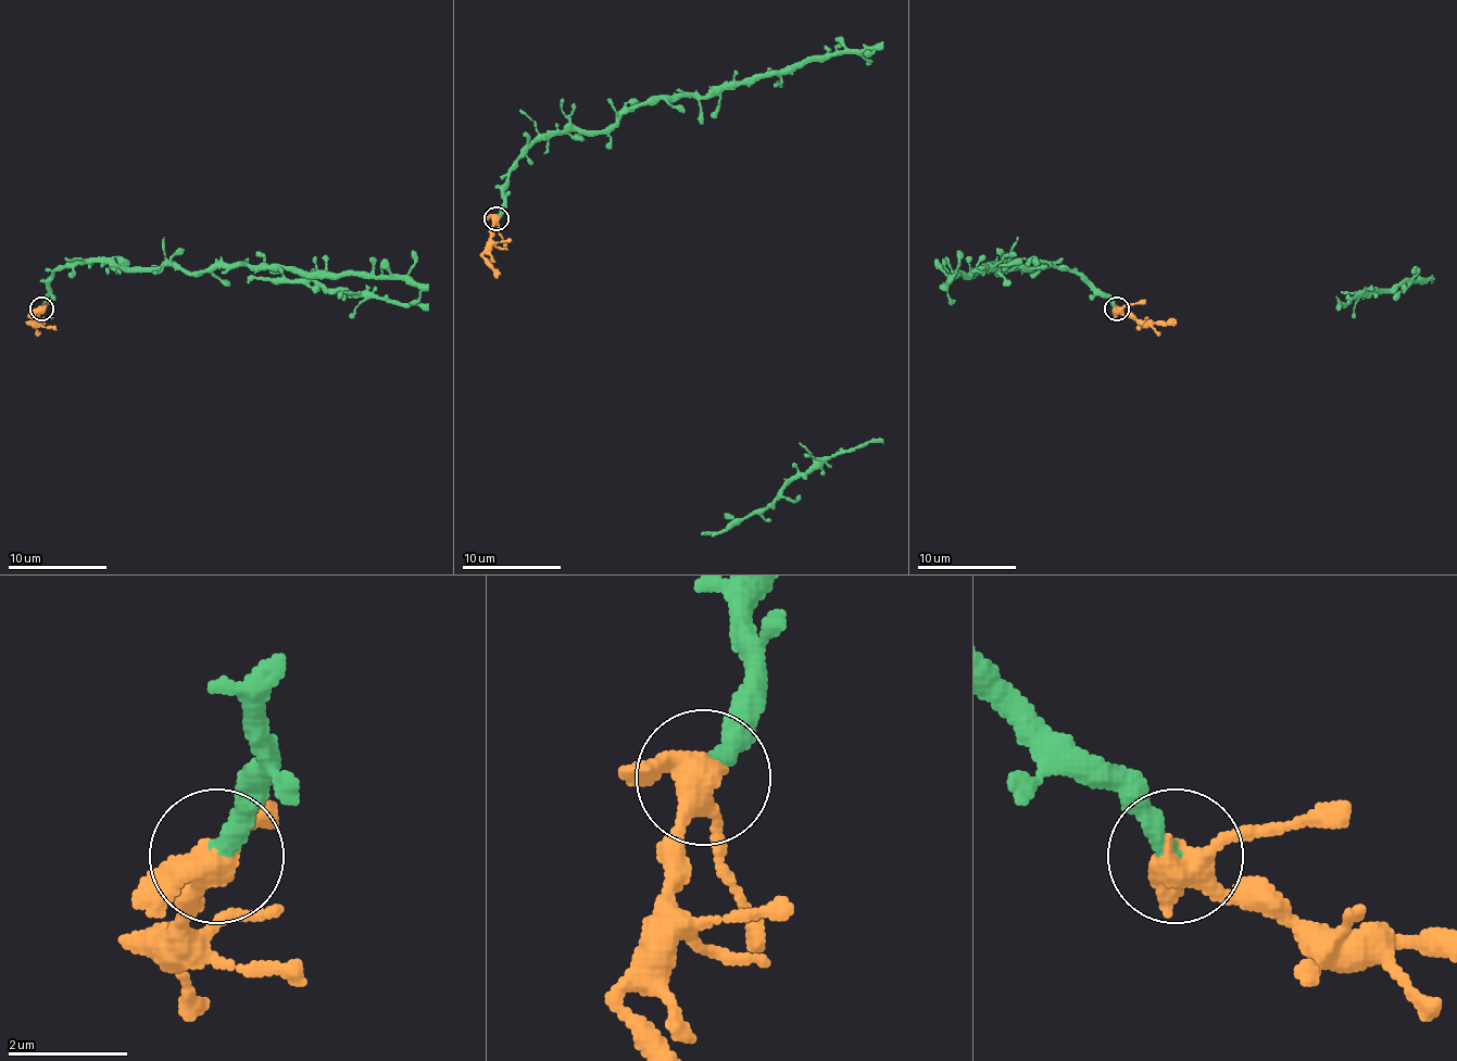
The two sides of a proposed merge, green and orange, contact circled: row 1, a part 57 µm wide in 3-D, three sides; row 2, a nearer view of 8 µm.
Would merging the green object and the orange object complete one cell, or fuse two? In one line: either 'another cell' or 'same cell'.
same cell

